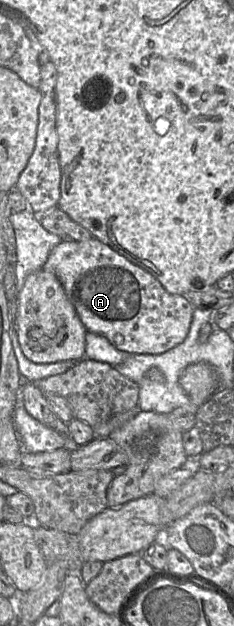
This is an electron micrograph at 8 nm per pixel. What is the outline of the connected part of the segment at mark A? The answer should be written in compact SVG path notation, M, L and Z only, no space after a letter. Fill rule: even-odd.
M94 237L83 241L62 240L51 250L48 259L42 269L54 273L56 277L59 279L68 299L73 304L87 332L92 332L106 337L109 340L109 342L120 351L135 354L162 354L170 350L171 348L175 347L176 345L182 343L189 332L194 307L192 306L191 302L187 299L187 297L167 292L161 285L161 283L153 275L151 275L149 272L142 269L141 267L133 264L124 256L118 254L116 251L110 248L110 246Z

